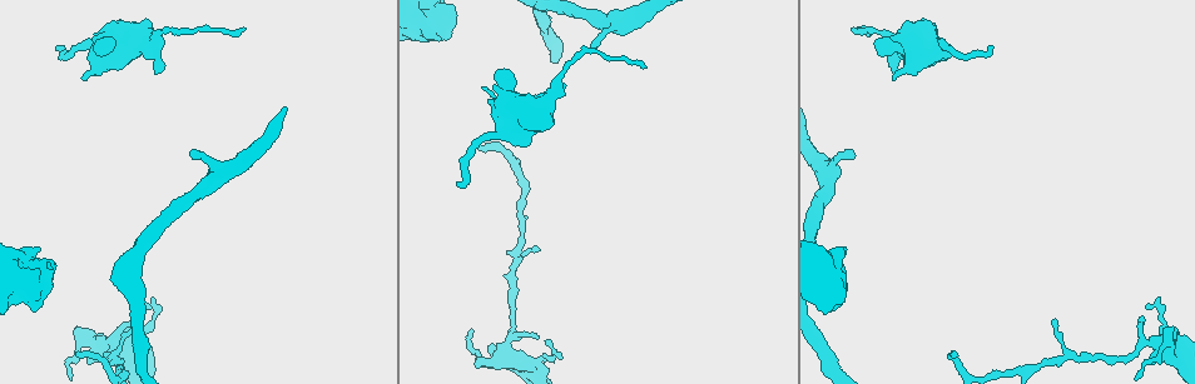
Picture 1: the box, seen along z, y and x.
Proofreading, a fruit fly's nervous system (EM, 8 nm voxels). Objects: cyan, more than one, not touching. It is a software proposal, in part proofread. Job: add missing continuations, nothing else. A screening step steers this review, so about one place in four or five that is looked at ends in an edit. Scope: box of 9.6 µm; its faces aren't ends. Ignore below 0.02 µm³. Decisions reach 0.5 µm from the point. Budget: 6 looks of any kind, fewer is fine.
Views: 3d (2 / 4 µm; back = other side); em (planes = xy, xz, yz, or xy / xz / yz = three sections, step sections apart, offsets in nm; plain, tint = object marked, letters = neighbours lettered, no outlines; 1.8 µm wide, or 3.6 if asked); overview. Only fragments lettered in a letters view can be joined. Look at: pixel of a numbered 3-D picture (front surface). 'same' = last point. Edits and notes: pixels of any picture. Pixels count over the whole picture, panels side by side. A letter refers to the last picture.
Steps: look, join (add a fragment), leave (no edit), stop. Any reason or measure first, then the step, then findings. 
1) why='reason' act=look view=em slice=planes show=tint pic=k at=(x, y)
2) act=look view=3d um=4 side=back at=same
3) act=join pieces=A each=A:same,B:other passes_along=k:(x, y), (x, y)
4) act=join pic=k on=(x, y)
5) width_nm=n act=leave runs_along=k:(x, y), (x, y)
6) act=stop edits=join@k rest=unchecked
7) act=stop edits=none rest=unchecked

why='long arm stops here' act=look view=3d um=4 pic=1 at=(55, 47)

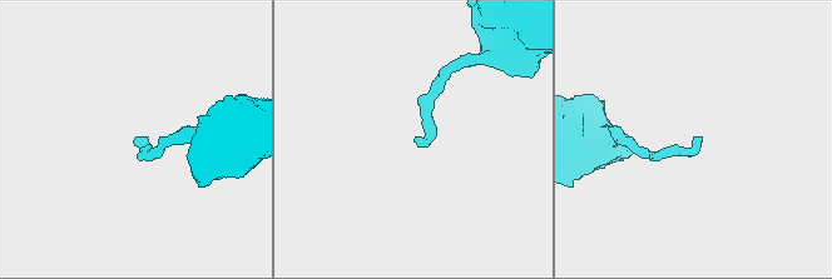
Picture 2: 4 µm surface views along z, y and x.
act=look view=em slice=xy step=16 show=letters pic=2 at=(136, 139)

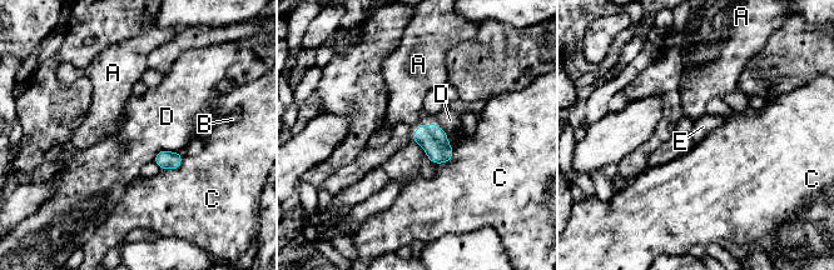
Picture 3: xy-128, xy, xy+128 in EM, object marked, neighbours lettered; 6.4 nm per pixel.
act=look view=em slice=yz step=4 show=letters at=same

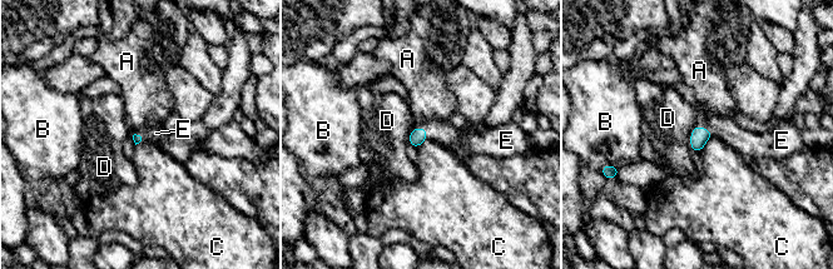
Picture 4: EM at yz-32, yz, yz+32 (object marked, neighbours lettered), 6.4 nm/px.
longest_contact=C:140nm act=join pieces=E each=A:other,B:other,C:other,D:other,E:same passes_along=4:(699, 137), (710, 133), (724, 128) found='it goes on there'

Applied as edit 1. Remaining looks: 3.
why='free end' act=look view=3d um=2 side=back pic=1 at=(537, 249)

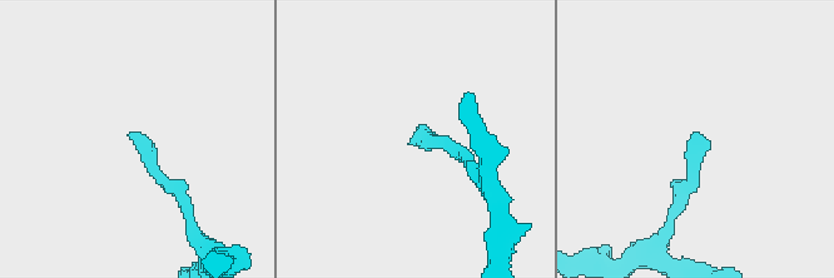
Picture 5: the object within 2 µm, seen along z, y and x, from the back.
act=look view=em slice=xz step=16 show=letters pic=5 at=(412, 144)

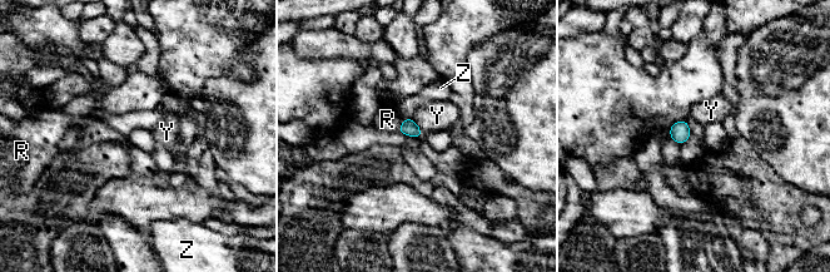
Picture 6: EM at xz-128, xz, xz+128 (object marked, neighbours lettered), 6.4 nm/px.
act=look view=em slice=planes show=letters at=same

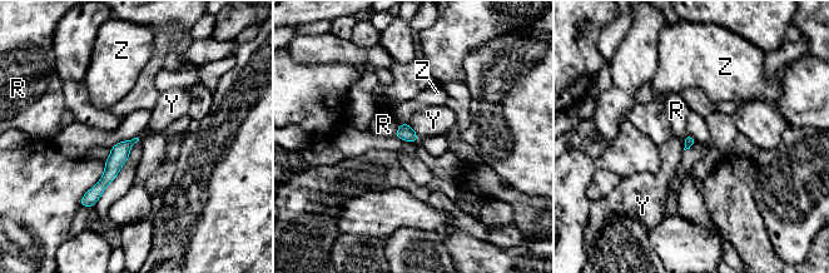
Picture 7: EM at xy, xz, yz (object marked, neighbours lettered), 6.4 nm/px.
act=leave each=R:other,Y:other,Z:other runs_along=7:(129, 143), (107, 179), (85, 198) found='no lettered fragment goes on from it'

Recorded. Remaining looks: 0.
act=stop edits=join@4 rest=unchecked

